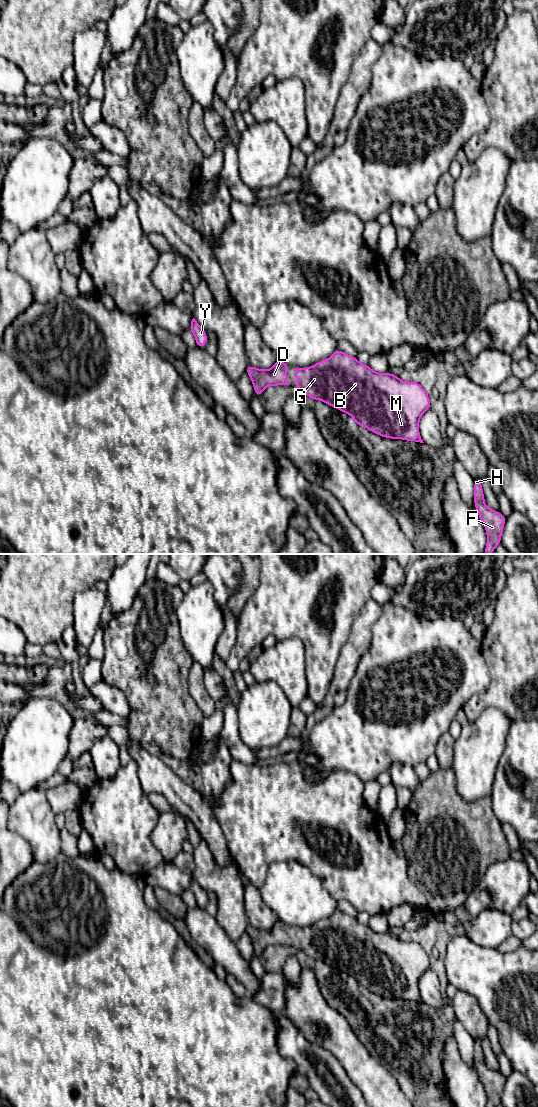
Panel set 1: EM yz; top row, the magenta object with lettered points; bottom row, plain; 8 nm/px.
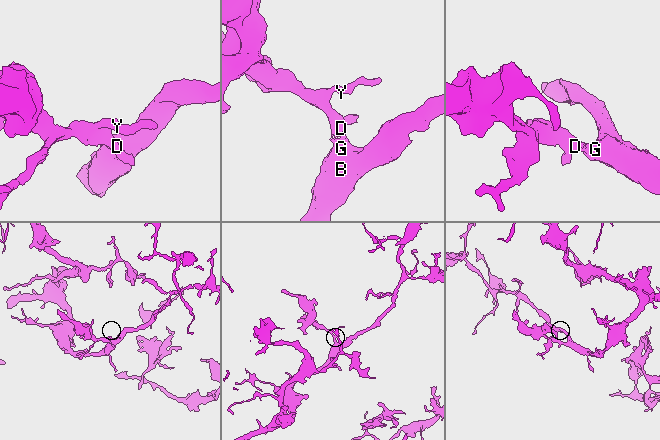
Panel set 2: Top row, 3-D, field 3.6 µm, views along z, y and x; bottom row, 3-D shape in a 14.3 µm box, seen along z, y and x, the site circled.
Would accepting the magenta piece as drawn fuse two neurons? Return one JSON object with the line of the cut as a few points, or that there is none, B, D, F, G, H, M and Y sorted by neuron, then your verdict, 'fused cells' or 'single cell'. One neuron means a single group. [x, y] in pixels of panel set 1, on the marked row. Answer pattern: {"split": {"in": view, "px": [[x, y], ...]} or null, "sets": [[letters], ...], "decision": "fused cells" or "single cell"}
{"split": null, "sets": [["B", "D", "F", "G", "H", "M", "Y"]], "decision": "single cell"}

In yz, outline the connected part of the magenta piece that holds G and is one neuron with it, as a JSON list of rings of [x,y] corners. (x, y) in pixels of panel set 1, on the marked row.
[[[339,349],[328,359],[308,368],[294,366],[294,374],[298,390],[349,414],[359,426],[384,438],[424,443],[418,424],[431,404],[429,395],[417,381],[404,382],[390,372],[377,373]]]

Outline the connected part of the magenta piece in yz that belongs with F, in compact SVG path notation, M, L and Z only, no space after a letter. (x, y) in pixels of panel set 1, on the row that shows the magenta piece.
M481 479L474 480L474 504L487 534L487 544L484 552L485 554L491 554L501 543L506 517L501 512L494 511L486 506Z

